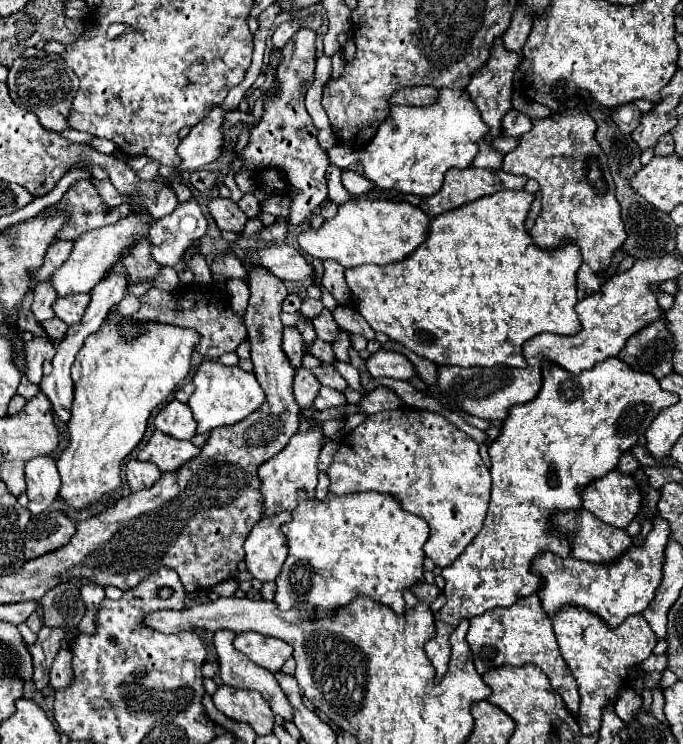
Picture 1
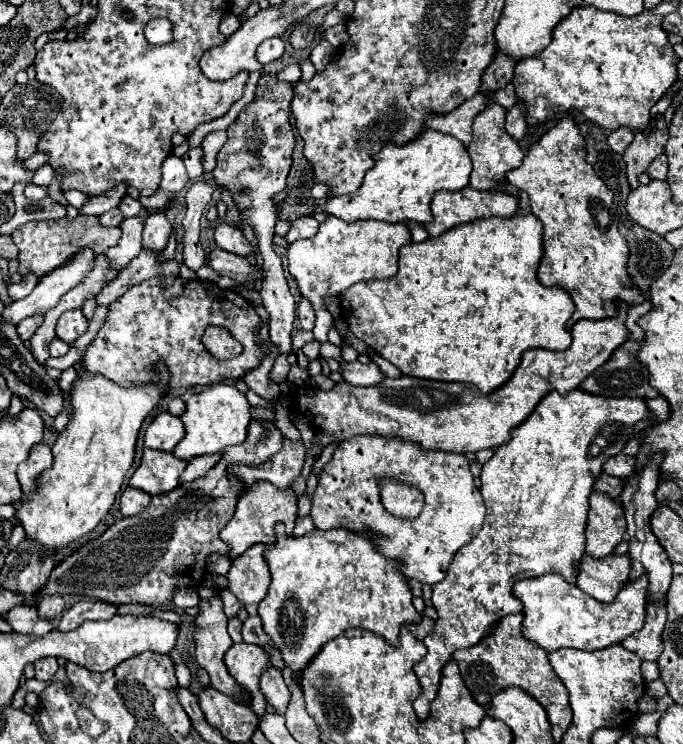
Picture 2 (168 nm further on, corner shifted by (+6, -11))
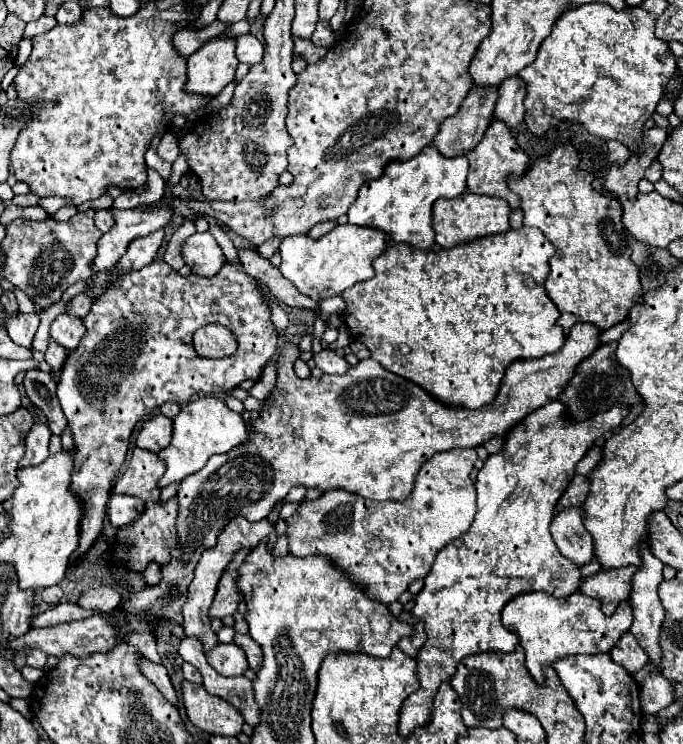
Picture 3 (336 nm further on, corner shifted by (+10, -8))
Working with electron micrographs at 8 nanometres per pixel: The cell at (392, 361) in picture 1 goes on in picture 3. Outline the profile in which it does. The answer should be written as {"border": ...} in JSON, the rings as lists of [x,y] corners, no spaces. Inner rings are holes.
{"border":[[[322,349],[320,353],[314,353],[314,361],[316,361],[316,367],[322,369],[324,373],[346,373],[350,367],[346,359],[336,355],[332,349]]]}

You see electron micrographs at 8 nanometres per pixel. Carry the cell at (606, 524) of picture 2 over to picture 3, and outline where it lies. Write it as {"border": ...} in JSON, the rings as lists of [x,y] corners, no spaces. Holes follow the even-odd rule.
{"border":[[[570,507],[560,511],[550,525],[550,533],[558,551],[576,565],[590,563],[594,557],[594,543],[582,525],[582,517],[584,513],[580,507]]]}

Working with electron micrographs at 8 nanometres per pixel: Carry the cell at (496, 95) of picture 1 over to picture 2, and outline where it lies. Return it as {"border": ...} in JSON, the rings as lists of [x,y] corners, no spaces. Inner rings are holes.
{"border":[[[488,102],[486,108],[474,118],[474,140],[468,146],[468,154],[472,158],[474,170],[470,174],[470,186],[472,188],[488,188],[488,190],[498,190],[496,182],[504,180],[504,174],[510,172],[512,168],[518,168],[522,164],[524,152],[520,150],[518,142],[512,140],[512,136],[508,136],[508,132],[504,130],[504,118],[506,118],[506,110],[496,104],[496,102]]]}

